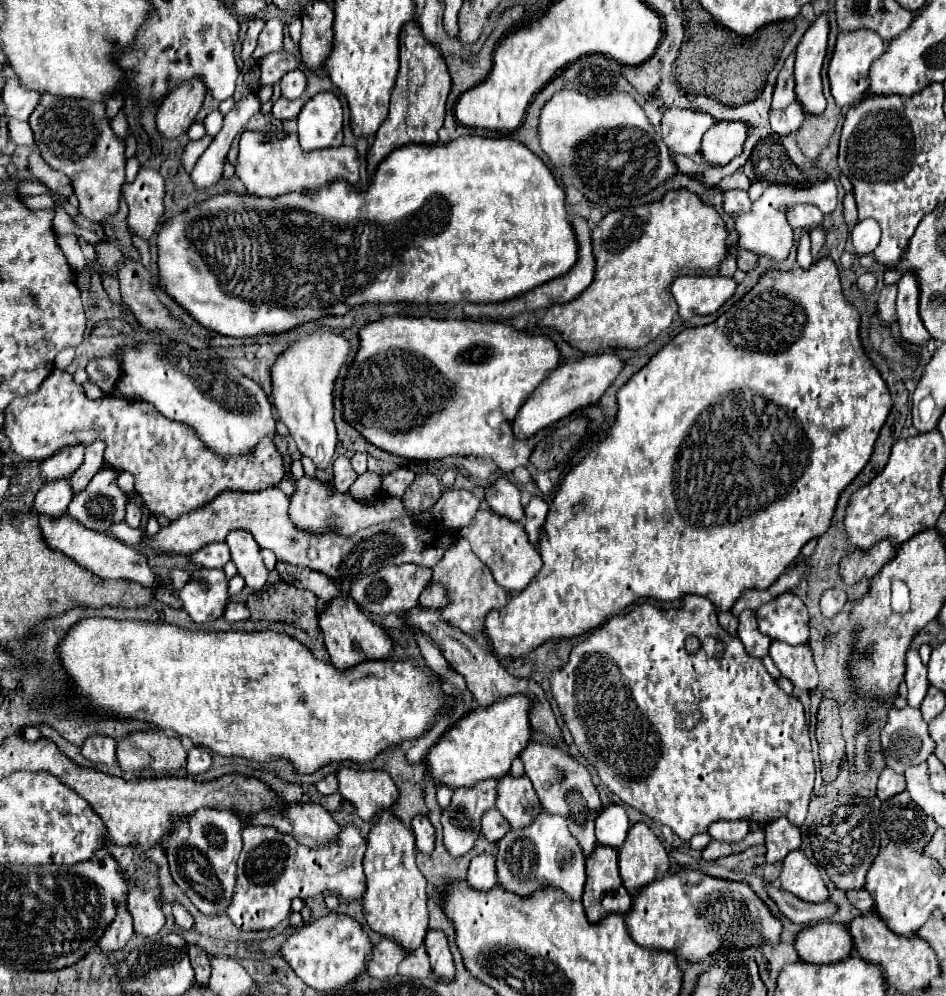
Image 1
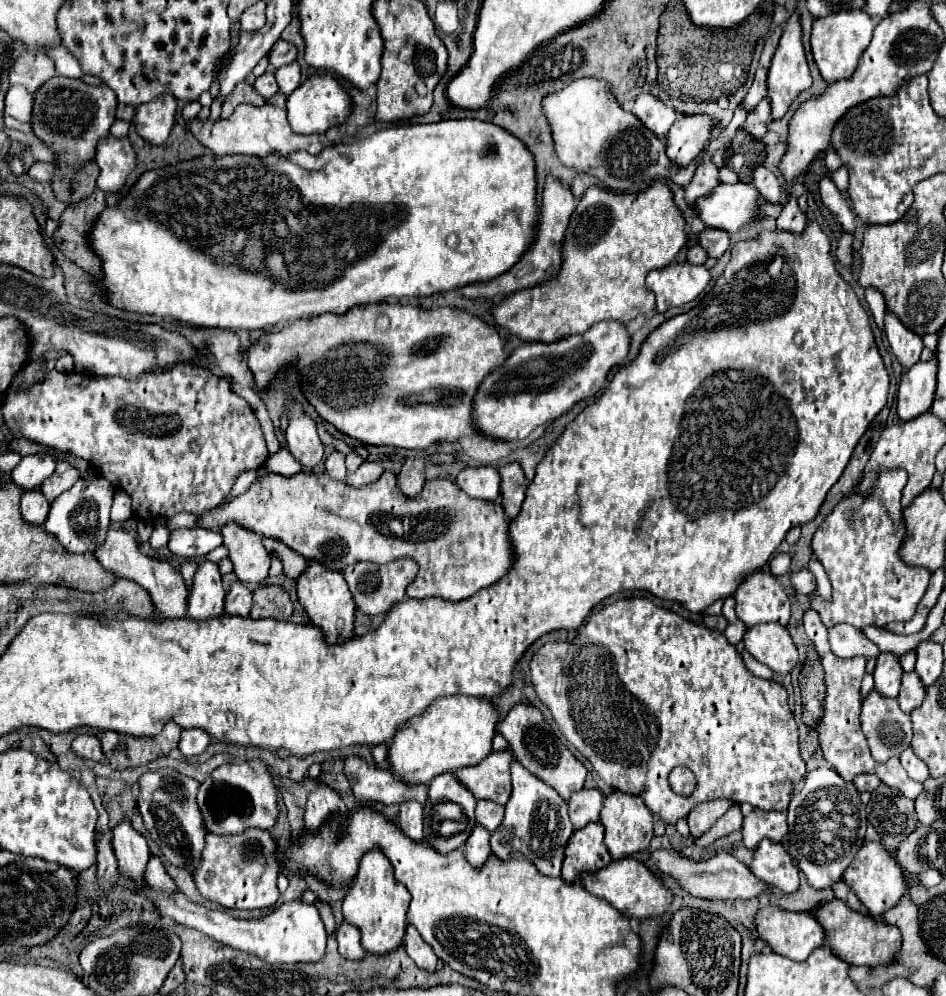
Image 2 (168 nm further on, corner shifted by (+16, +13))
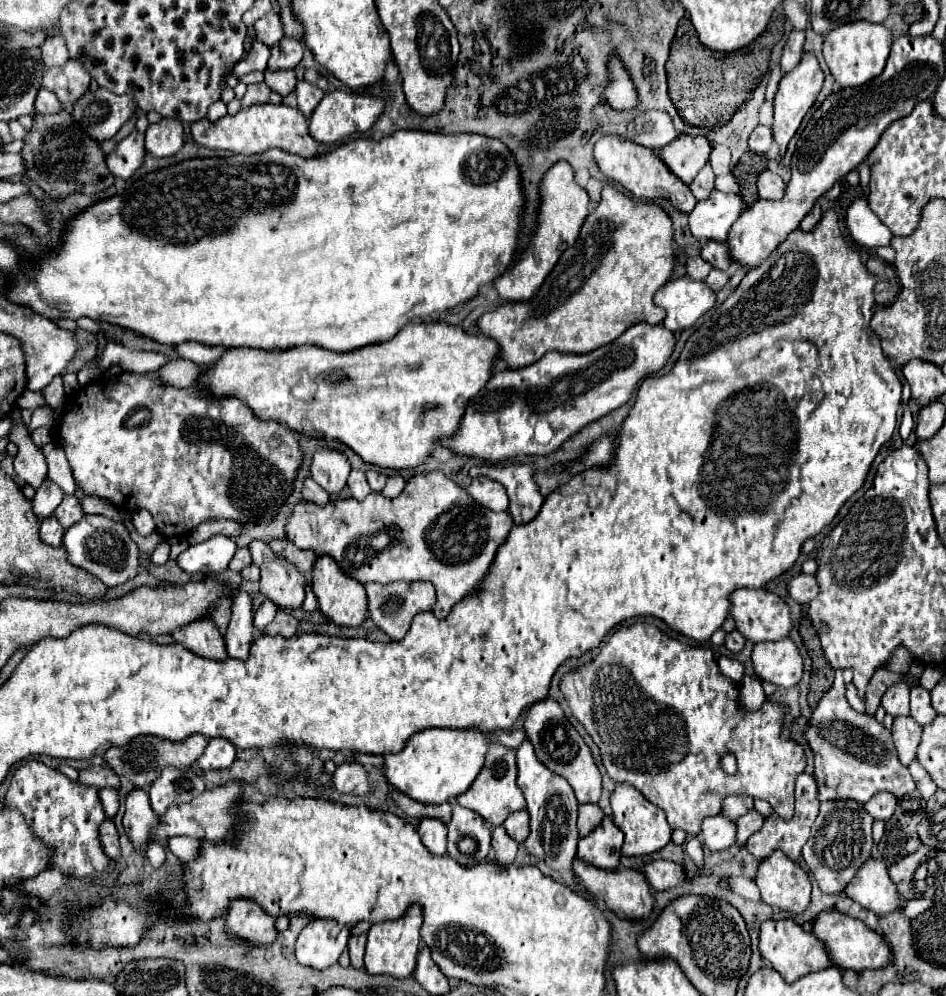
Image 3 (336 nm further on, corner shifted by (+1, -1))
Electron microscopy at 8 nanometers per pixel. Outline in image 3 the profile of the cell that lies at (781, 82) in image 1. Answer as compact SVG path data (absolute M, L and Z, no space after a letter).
M791 31L789 39L783 47L783 57L781 57L781 69L783 73L789 73L803 57L803 43L805 43L805 31Z

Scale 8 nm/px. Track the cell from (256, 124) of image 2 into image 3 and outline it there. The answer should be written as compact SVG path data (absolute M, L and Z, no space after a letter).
M259 103L245 109L239 109L235 115L225 115L217 121L209 121L207 117L191 123L193 139L209 149L227 149L233 153L261 153L265 149L279 147L287 153L295 153L301 157L315 157L319 153L319 143L309 135L309 121L303 113L289 105L273 105Z

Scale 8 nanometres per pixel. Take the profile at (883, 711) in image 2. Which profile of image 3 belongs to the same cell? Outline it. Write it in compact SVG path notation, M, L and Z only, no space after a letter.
M897 717L891 727L893 743L899 753L899 761L909 765L917 755L917 745L921 739L921 727L913 721L913 717Z

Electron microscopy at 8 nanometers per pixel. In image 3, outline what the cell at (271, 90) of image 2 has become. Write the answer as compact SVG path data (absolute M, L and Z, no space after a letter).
M265 69L265 83L277 91L279 95L289 95L295 85L297 85L297 79L295 79L295 71L271 71L271 69Z

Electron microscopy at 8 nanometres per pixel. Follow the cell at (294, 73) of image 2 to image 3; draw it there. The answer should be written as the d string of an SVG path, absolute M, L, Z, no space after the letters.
M299 81L295 93L297 93L297 109L299 109L305 117L309 117L309 115L315 111L315 107L319 105L319 101L321 101L323 95L325 95L319 87L315 87L315 85L307 83L307 81Z

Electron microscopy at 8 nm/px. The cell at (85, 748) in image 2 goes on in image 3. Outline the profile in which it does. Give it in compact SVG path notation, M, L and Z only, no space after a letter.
M91 765L79 773L79 783L97 789L119 789L119 777L107 765Z

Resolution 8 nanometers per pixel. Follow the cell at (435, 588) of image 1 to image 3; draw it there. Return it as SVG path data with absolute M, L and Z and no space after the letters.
M441 471L421 473L409 479L399 497L387 499L381 493L367 495L365 501L337 499L325 507L315 503L299 503L287 523L287 539L301 549L313 549L317 555L331 555L345 575L355 577L359 583L391 583L391 581L431 581L437 589L437 603L433 613L445 619L455 603L471 595L479 581L485 577L491 561L513 527L509 513L495 513L479 507L471 495Z

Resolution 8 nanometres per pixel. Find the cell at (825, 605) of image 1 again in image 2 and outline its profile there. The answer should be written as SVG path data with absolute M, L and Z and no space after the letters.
M802 569L802 571L796 571L792 575L792 585L794 589L800 593L800 595L812 595L816 591L816 579L814 575L808 571L808 569Z

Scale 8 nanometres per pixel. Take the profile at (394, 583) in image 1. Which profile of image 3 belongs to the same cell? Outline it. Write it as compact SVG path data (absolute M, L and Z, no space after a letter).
M395 581L395 583L389 583L389 585L367 583L365 591L367 591L367 597L369 597L369 607L367 607L369 617L393 641L399 641L407 635L411 621L417 613L429 611L435 605L435 587L427 581L413 581L413 583Z

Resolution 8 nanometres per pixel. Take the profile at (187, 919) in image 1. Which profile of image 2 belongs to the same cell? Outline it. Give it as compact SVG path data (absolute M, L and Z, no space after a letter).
M152 857L150 863L148 863L148 867L146 867L146 881L156 893L170 893L172 895L174 891L178 891L176 883L166 873L166 869L164 869L164 865L162 865L162 861L158 857Z

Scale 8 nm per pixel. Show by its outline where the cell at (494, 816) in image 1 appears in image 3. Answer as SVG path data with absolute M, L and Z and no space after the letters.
M527 809L509 815L507 821L503 823L503 827L507 827L507 833L509 833L517 843L523 843L525 837L527 837L527 831L529 831L529 815L527 815Z

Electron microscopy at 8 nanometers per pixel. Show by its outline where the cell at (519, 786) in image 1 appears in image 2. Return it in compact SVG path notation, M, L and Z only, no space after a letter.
M494 751L482 763L460 769L456 777L462 785L466 785L474 793L476 799L490 799L498 805L506 805L512 793L510 765L512 765L510 751Z

